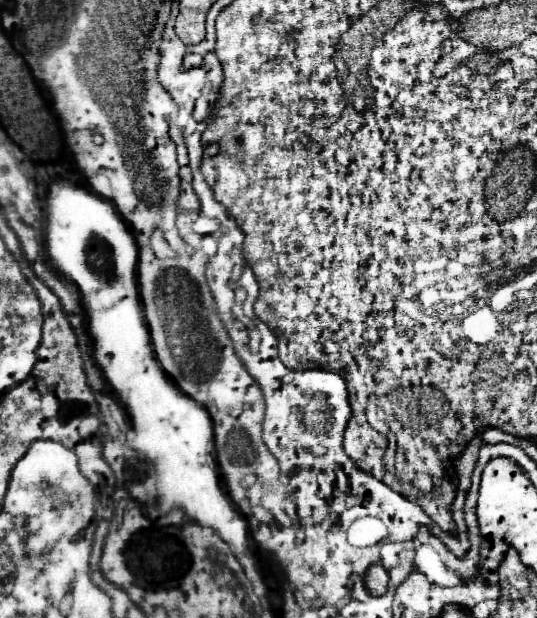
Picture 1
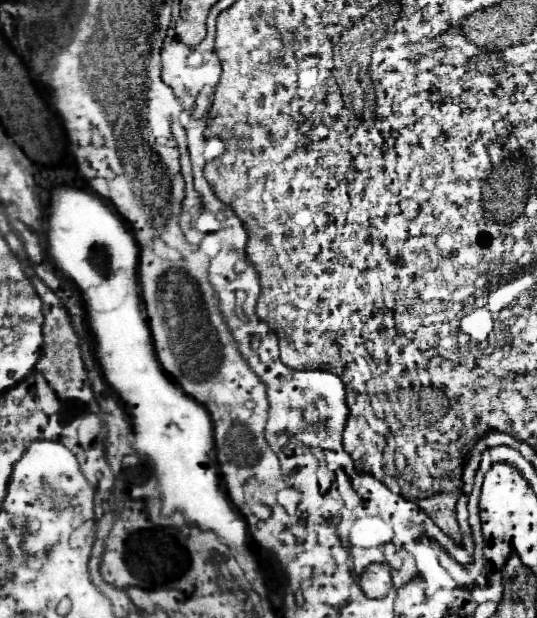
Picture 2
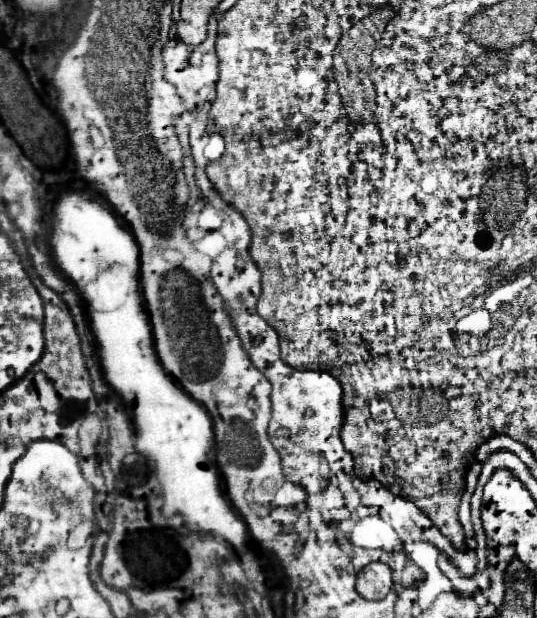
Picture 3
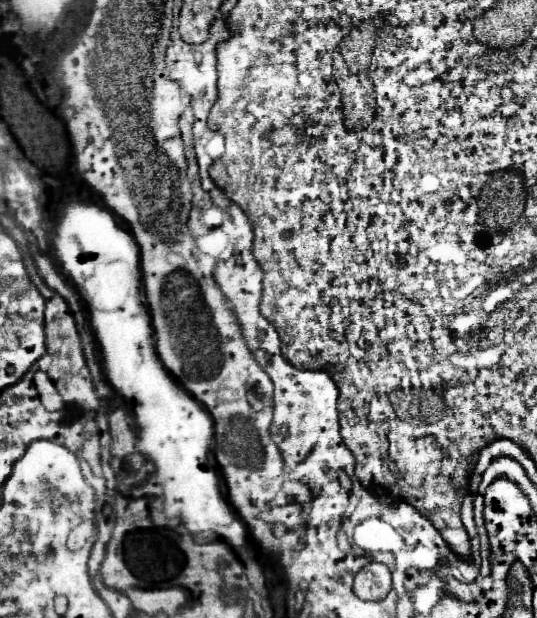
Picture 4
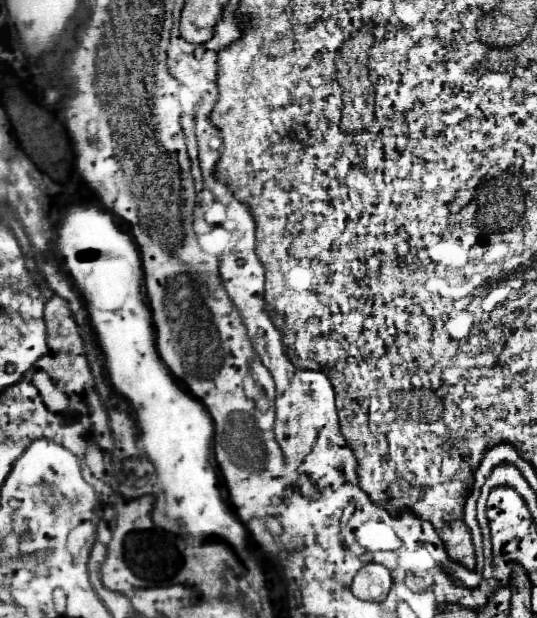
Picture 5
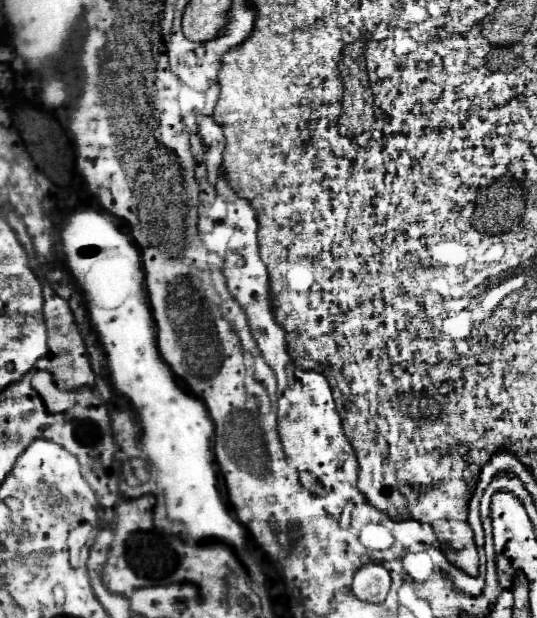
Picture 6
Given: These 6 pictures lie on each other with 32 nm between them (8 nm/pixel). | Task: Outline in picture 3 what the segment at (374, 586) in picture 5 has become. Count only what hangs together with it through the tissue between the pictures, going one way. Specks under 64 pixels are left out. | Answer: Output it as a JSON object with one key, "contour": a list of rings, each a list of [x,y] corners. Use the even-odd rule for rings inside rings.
{"contour":[[[370,562],[358,572],[356,592],[366,600],[382,600],[392,590],[392,570],[382,562]]]}

